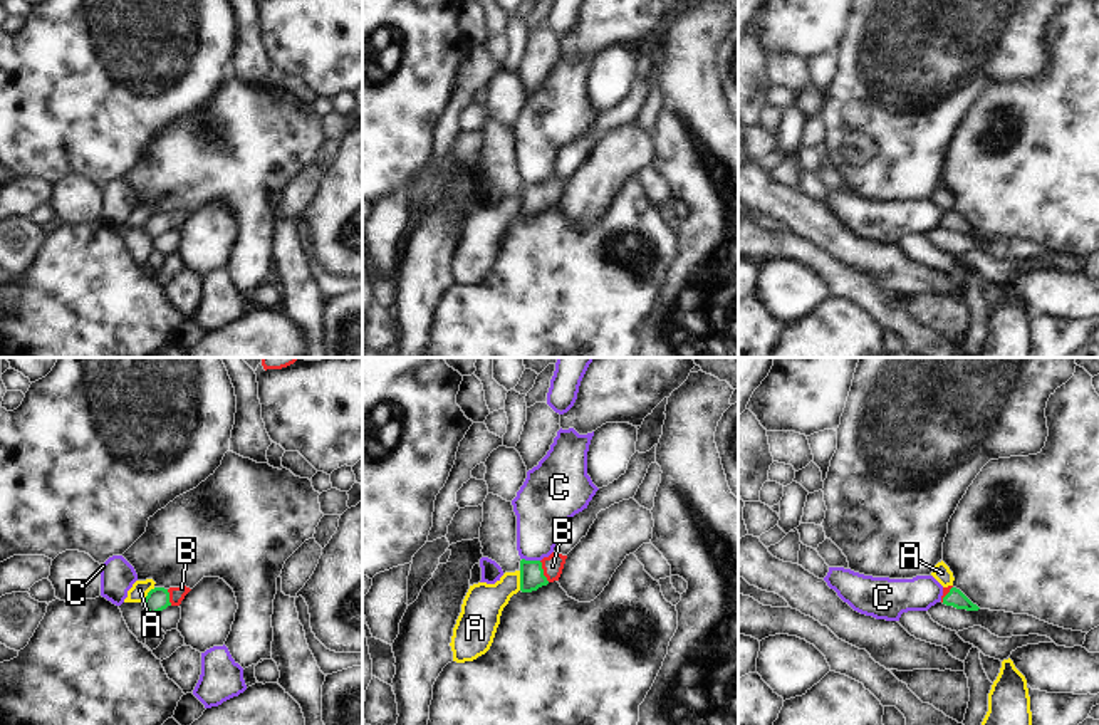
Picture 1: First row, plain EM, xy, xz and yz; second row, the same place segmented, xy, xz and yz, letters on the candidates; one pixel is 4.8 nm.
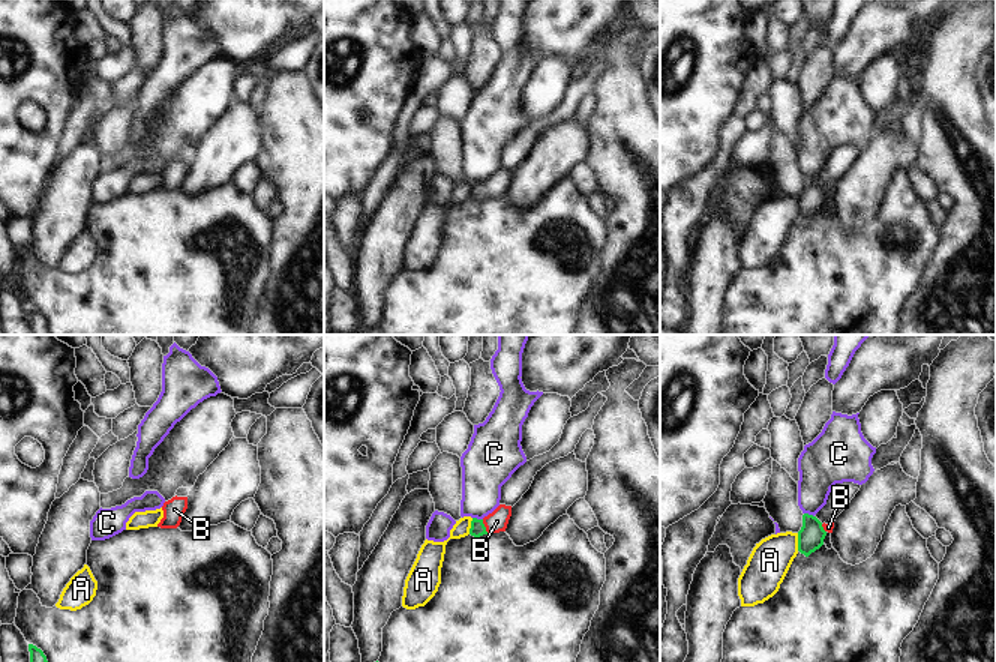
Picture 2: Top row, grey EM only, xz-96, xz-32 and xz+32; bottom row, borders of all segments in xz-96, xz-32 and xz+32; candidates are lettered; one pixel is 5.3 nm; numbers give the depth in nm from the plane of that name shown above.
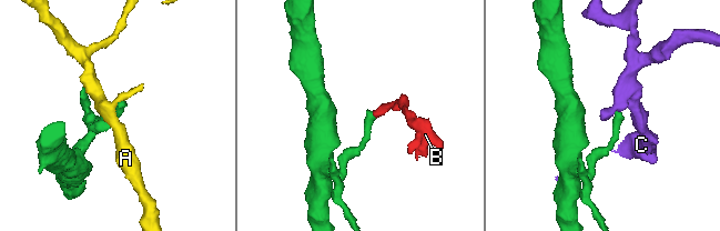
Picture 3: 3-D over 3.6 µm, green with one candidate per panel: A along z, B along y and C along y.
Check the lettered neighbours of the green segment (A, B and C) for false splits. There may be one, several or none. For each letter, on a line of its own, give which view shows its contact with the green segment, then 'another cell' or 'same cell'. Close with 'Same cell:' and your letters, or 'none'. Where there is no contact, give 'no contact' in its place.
A: contact in xz; another cell
B: contact in xz; same cell
C: contact in xz; another cell
Same cell: B

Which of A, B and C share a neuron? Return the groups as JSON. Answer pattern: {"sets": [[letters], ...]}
{"sets": [["A"], ["B"], ["C"]]}

